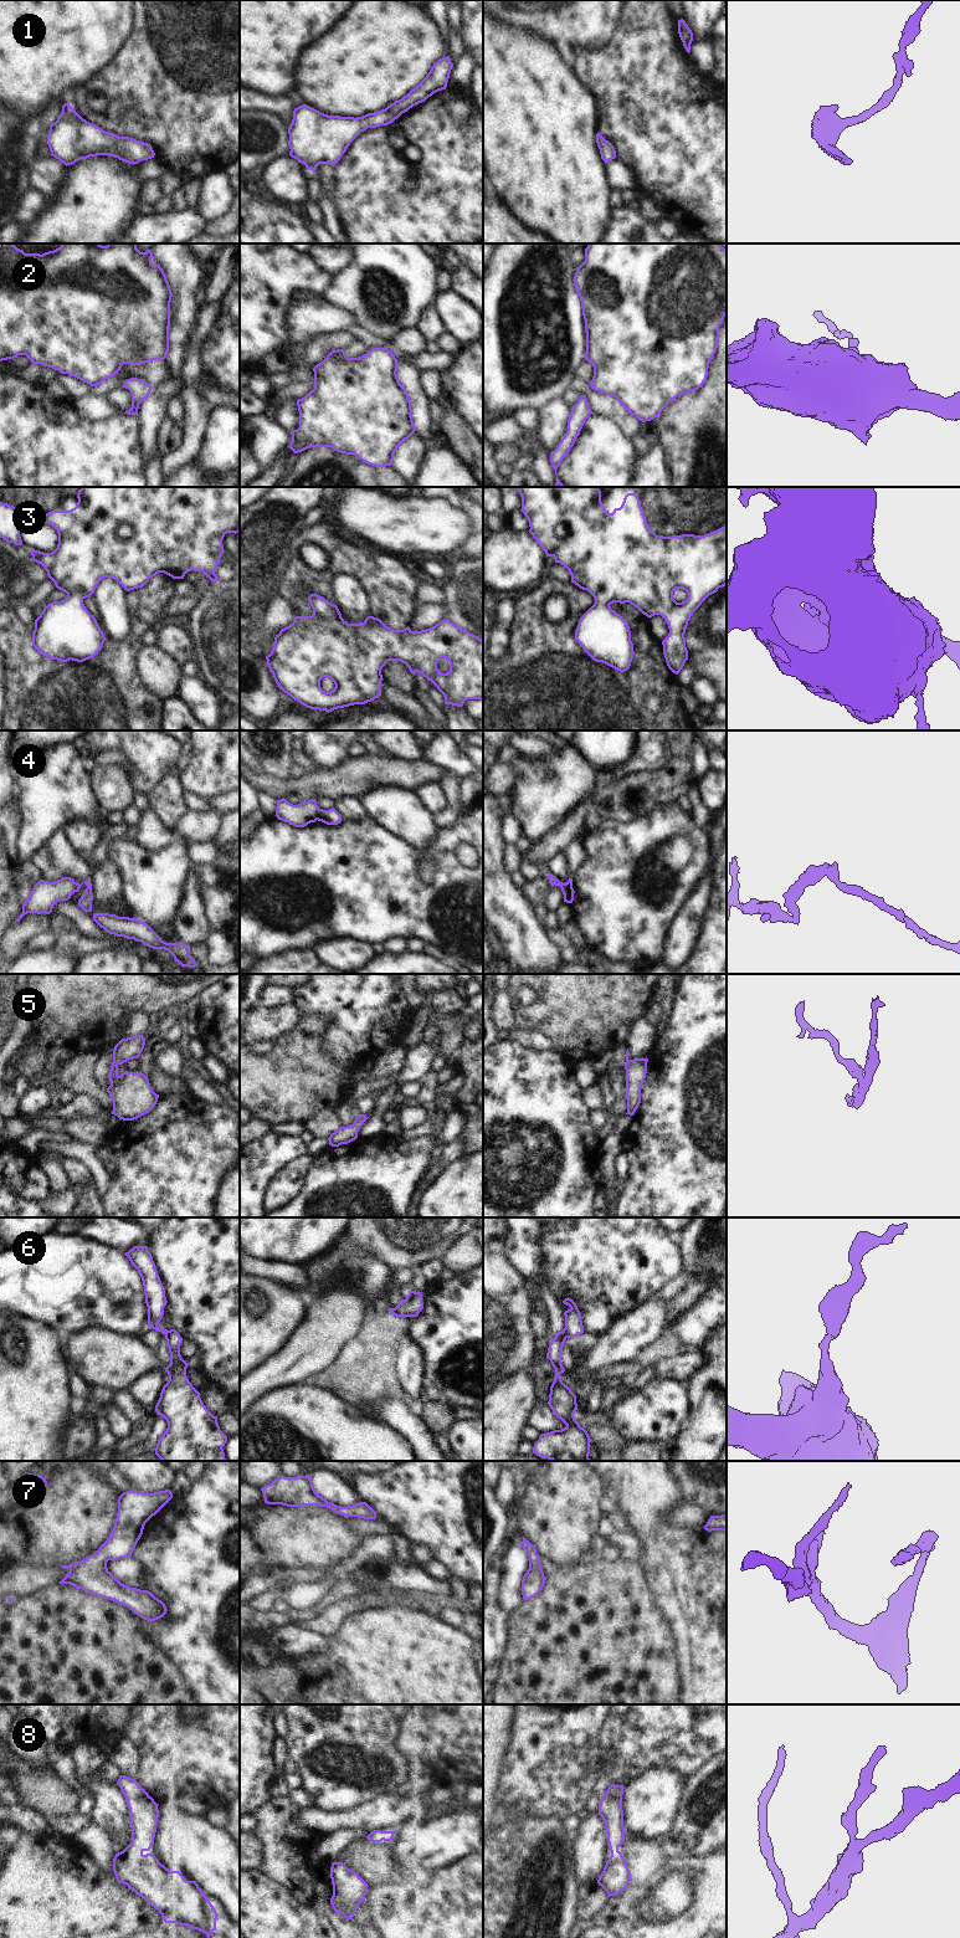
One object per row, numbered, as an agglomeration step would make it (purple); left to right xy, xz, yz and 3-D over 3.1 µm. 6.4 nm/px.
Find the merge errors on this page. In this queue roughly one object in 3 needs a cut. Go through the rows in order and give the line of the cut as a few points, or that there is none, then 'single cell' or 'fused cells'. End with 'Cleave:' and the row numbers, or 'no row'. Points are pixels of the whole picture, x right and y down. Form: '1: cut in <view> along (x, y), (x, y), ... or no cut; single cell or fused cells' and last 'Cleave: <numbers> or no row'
1: no cut; single cell
2: no cut; single cell
3: no cut; single cell
4: cut in xz along (319, 809), (316, 819); fused cells
5: no cut; single cell
6: no cut; single cell
7: no cut; single cell
8: no cut; single cell
Cleave: 4

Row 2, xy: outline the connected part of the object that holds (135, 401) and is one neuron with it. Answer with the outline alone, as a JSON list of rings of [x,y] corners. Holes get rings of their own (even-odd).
[[[130,378],[127,379],[122,388],[125,388],[130,391],[132,395],[132,407],[124,414],[138,415],[138,409],[142,401],[144,401],[153,389],[144,379]]]

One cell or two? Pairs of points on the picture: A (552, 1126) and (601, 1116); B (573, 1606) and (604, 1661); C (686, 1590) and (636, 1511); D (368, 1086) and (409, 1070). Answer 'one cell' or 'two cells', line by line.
A: two cells
B: one cell
C: one cell
D: two cells

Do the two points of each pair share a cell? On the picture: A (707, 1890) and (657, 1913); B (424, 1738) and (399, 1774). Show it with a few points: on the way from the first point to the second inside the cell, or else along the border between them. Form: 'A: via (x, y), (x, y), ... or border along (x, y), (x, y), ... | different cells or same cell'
A: border along (706, 1870), (696, 1886), (696, 1905), (676, 1918) | different cells
B: border along (399, 1752), (407, 1762) | different cells

